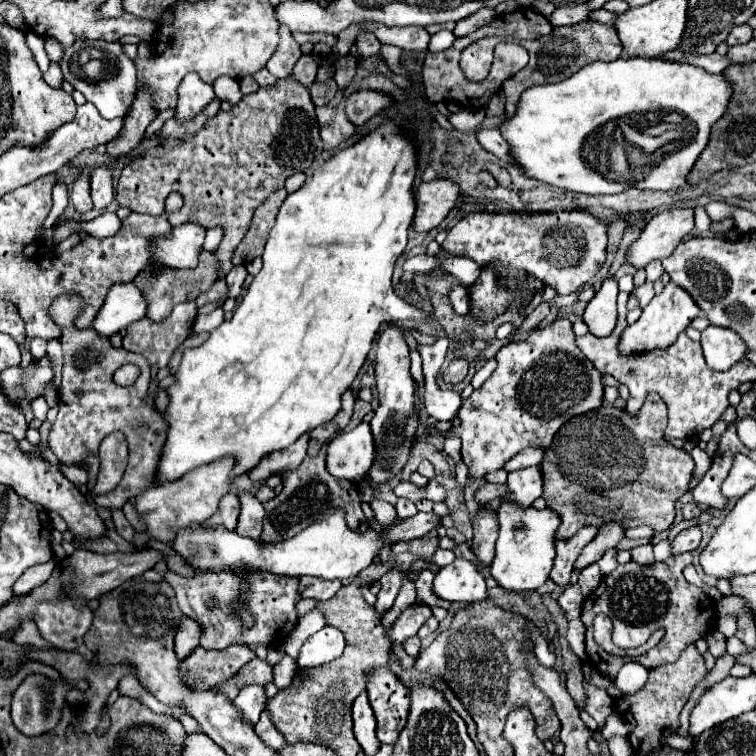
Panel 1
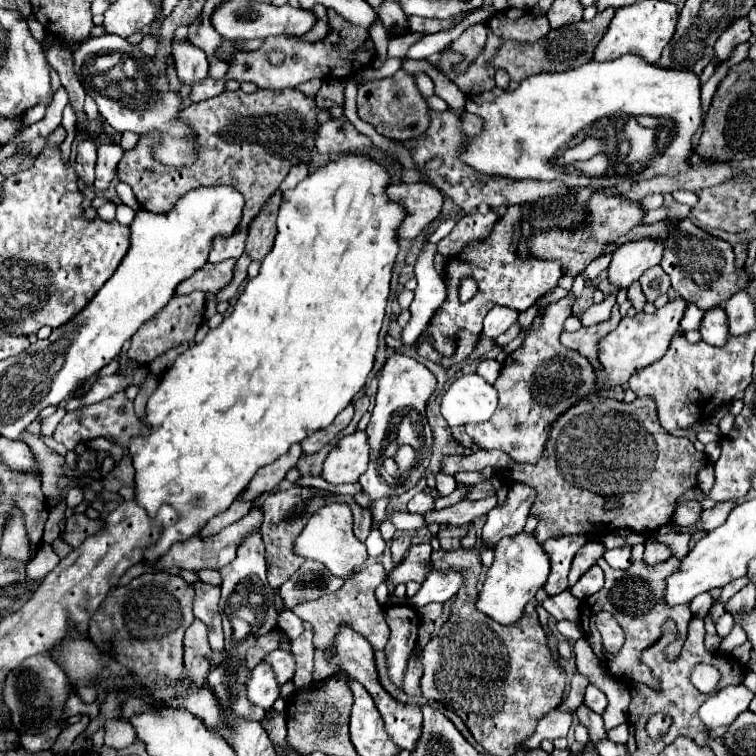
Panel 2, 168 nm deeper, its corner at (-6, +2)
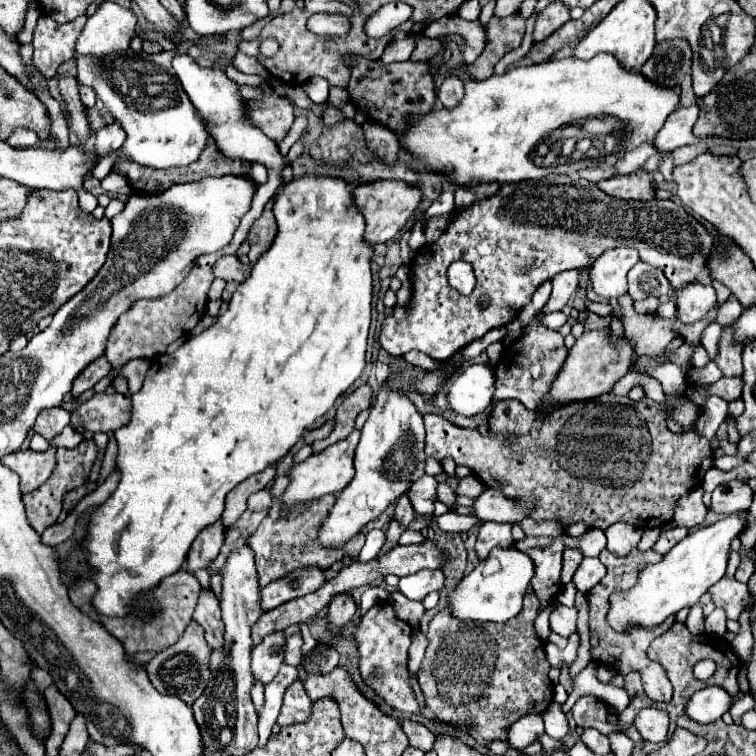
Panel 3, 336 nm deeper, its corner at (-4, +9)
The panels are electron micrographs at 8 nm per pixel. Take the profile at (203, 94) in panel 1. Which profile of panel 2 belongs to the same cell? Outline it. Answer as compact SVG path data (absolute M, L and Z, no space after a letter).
M188 40L174 42L174 58L176 58L176 70L178 78L184 86L196 86L202 84L204 78L208 78L208 60L204 50L196 48Z

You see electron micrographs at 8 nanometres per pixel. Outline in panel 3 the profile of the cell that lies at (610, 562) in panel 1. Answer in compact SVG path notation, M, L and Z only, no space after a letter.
M614 523L610 525L606 531L606 541L608 541L608 549L614 555L628 555L640 541L642 531L638 527L630 527L628 523Z

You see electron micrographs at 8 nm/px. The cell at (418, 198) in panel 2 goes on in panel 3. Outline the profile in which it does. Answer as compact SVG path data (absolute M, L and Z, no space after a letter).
M374 181L368 185L360 185L352 191L352 201L354 207L364 215L366 221L366 243L376 245L376 243L386 243L394 239L406 225L406 221L412 217L414 209L420 205L422 193L404 183L404 181Z

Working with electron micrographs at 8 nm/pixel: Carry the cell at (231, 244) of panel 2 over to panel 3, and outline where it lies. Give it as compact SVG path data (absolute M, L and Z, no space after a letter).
M268 169L268 181L264 185L258 185L256 195L252 199L252 207L250 211L242 217L240 227L234 233L234 239L230 245L226 245L224 249L220 249L218 253L210 253L210 255L202 255L194 261L194 267L190 271L190 275L170 293L164 295L162 299L140 299L138 303L134 303L134 307L130 307L130 311L126 311L126 315L122 315L122 319L118 319L118 323L112 327L110 331L110 339L106 341L106 359L110 361L112 367L120 367L126 365L132 359L152 359L156 355L166 353L166 347L180 339L182 335L190 333L196 323L204 317L206 313L206 301L208 301L208 289L214 281L212 275L212 265L224 257L224 255L236 255L240 243L246 239L252 223L260 217L264 205L268 203L268 199L274 195L274 191L280 187L280 175L276 171Z

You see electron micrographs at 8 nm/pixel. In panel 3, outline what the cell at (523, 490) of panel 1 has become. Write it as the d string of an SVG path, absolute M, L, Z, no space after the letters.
M482 523L478 531L478 541L476 541L476 555L480 561L488 557L488 553L494 547L510 547L512 545L512 525L498 525L498 523Z

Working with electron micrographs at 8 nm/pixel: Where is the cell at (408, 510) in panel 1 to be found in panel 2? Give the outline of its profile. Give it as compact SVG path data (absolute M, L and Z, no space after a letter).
M420 492L420 494L416 494L410 502L408 502L408 512L416 512L416 514L424 514L424 512L428 512L428 510L432 510L432 504L434 504L434 500L432 500L432 496L428 496L428 494L424 494L424 492Z

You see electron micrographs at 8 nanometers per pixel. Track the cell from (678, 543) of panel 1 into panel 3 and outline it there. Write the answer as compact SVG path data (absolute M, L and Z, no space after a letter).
M730 481L730 483L718 485L712 491L712 511L728 513L728 515L746 511L752 503L750 491L752 489L742 481Z

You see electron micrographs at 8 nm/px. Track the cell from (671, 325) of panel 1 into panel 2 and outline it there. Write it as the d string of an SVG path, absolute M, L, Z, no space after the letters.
M676 296L668 304L664 304L662 308L656 308L654 314L642 312L642 314L636 314L634 318L624 316L622 322L618 324L618 328L612 334L608 334L608 338L600 340L598 358L606 370L606 380L598 382L598 388L602 390L604 386L620 386L620 384L628 382L628 378L636 370L642 370L648 364L660 360L666 354L674 334L680 330L680 320L686 312L686 306L688 304L680 296Z

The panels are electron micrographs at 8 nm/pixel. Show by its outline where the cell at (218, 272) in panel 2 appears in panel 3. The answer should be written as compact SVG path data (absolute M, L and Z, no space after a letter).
M226 255L222 259L218 259L218 263L214 265L214 275L218 279L224 279L224 281L236 281L236 283L242 283L248 275L250 275L250 265L242 265L234 255Z

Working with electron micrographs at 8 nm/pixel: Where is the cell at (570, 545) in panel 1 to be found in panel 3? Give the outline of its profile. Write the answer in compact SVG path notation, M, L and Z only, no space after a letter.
M524 537L520 541L514 541L514 547L530 555L534 563L534 579L530 579L530 587L540 601L540 611L544 611L562 589L560 569L564 543L548 537Z

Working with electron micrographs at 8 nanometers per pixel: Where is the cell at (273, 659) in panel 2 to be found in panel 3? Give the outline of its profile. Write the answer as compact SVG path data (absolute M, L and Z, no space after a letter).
M296 633L296 635L290 635L288 637L288 641L286 641L286 649L284 649L284 653L286 653L286 657L284 657L284 663L286 665L292 665L292 667L300 667L300 663L302 663L302 635L300 633Z

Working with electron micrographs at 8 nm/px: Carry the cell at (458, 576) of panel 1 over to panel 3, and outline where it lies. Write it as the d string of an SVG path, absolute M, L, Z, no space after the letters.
M422 569L414 575L400 577L398 589L414 601L422 601L430 591L440 591L444 585L444 575L440 569Z

